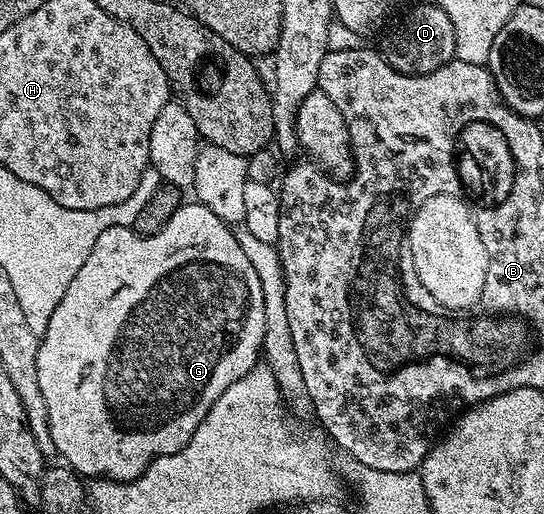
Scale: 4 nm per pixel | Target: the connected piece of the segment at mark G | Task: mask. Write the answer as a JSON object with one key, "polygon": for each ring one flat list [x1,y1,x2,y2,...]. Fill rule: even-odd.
{"polygon":[[196,200,186,201,175,216,167,220,163,229,154,234,135,234,127,226,107,228,107,232,95,240,95,248,91,248,91,256,87,256,83,268,75,272,75,280,67,284,63,300,59,300,58,307,51,313,46,330,37,343,37,383,47,408,53,450,65,457,63,462,68,469,89,480,107,478,111,482,129,482,132,478,138,478,154,458,179,452,188,444,203,416,207,416,211,404,219,400,219,396,223,396,235,380,247,376,247,372,258,365,259,351,264,344,265,305,259,276,237,242,234,227,224,222,211,208,202,206]]}

